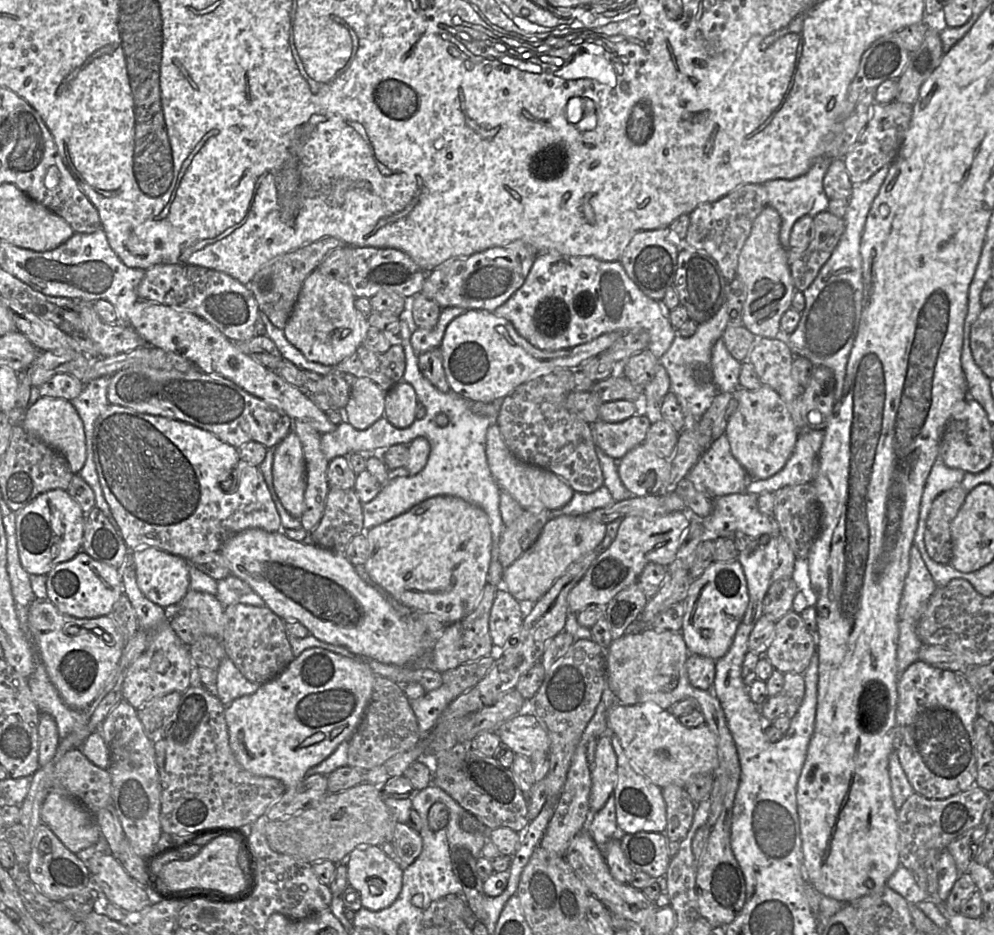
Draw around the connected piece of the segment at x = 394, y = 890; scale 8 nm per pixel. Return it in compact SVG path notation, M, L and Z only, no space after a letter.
M357 846L346 859L347 881L360 896L361 906L371 911L389 907L398 897L402 888L403 869L398 861L388 857L381 846Z

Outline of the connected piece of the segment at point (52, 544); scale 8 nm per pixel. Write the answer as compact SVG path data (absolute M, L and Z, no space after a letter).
M66 490L38 495L16 516L16 539L23 568L32 575L47 575L56 565L75 557L83 545L84 512Z

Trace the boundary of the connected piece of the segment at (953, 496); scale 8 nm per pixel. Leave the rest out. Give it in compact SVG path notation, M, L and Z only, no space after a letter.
M960 484L942 492L932 503L926 520L924 544L931 559L937 563L949 564L951 561L953 542L950 525L968 493Z

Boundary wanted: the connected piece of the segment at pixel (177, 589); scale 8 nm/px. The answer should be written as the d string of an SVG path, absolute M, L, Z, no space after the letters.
M142 547L131 551L135 562L137 584L143 595L163 608L178 604L190 590L189 562L180 556L154 547Z

